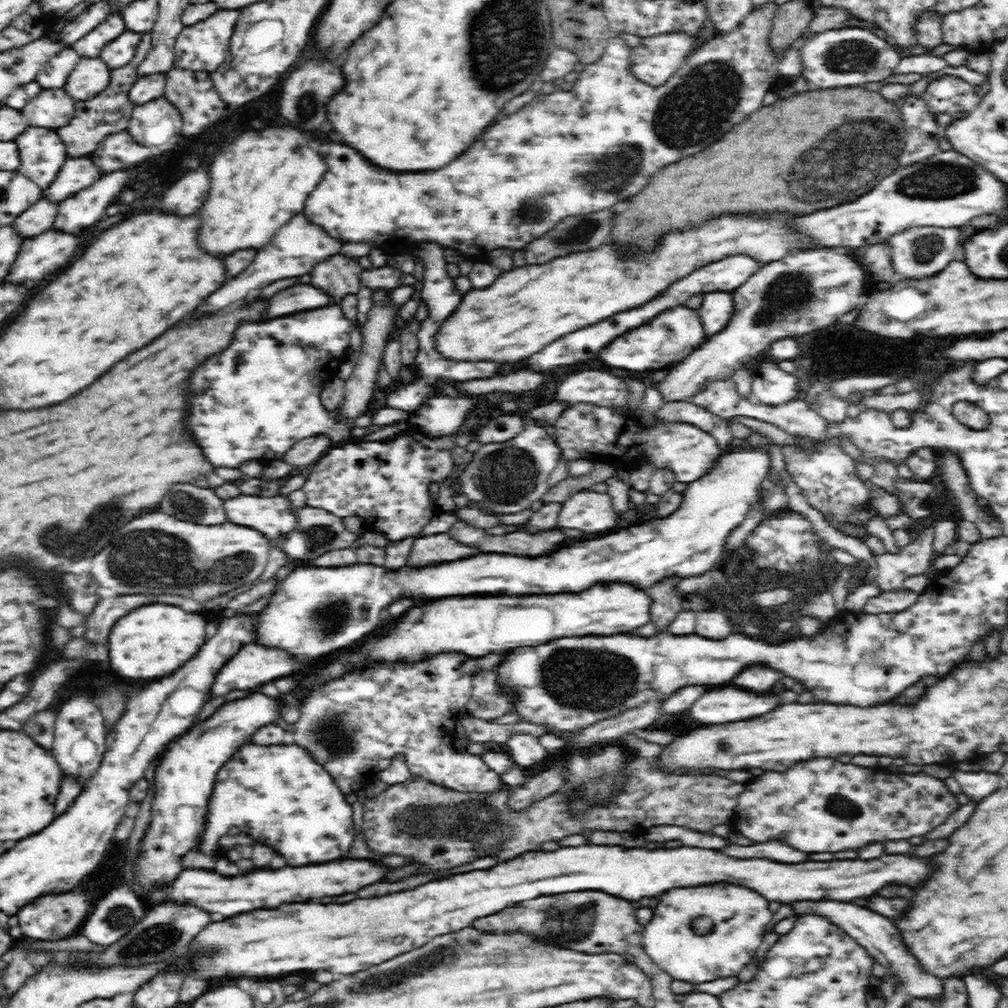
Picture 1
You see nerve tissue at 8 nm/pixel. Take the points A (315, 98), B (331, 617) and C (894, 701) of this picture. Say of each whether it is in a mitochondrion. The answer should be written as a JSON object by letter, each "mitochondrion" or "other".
{"A":"mitochondrion","B":"mitochondrion","C":"other"}

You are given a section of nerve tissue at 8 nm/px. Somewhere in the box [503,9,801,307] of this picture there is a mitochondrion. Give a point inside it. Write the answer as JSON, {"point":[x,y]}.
{"point":[688,115]}

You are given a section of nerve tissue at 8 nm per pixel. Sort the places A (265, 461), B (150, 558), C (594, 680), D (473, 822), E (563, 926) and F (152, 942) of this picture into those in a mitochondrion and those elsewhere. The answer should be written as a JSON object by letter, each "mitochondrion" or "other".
{"A":"other","B":"mitochondrion","C":"mitochondrion","D":"mitochondrion","E":"mitochondrion","F":"mitochondrion"}

